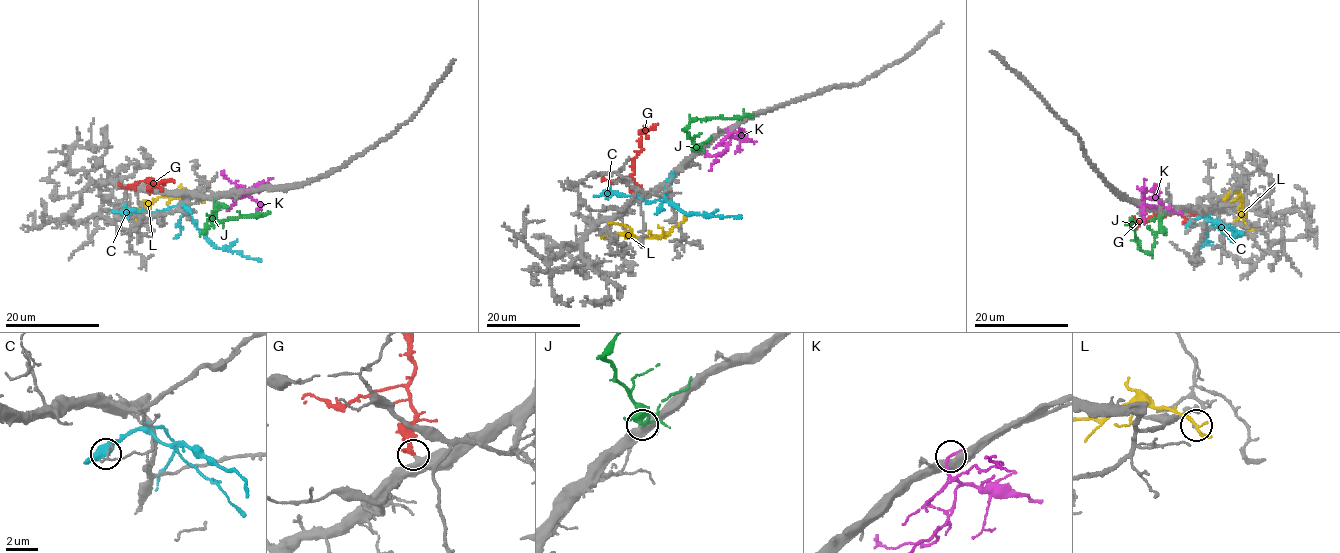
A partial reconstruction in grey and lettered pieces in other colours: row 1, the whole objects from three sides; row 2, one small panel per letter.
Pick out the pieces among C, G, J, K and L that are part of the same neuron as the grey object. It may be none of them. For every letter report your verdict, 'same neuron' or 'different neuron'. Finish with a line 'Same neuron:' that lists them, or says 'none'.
C: different neuron
G: same neuron
J: same neuron
K: different neuron
L: different neuron
Same neuron: G, J

